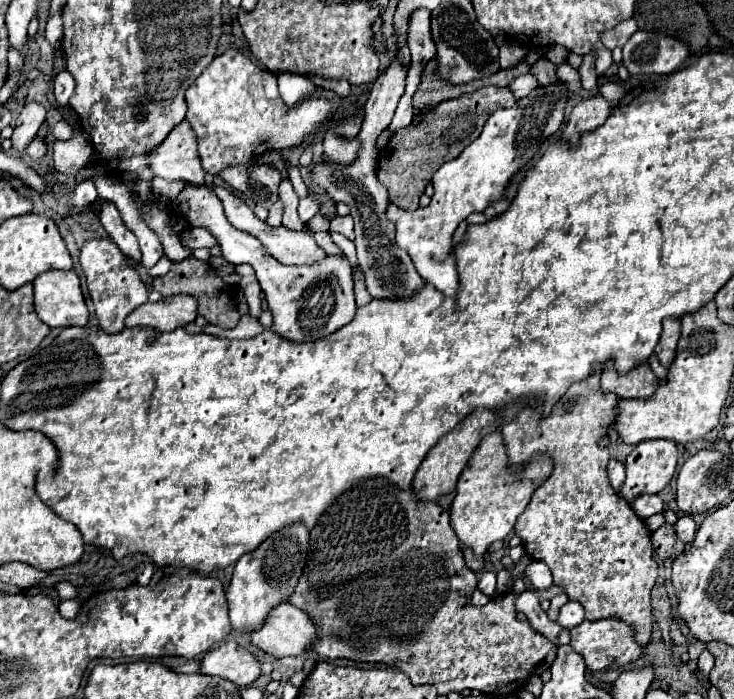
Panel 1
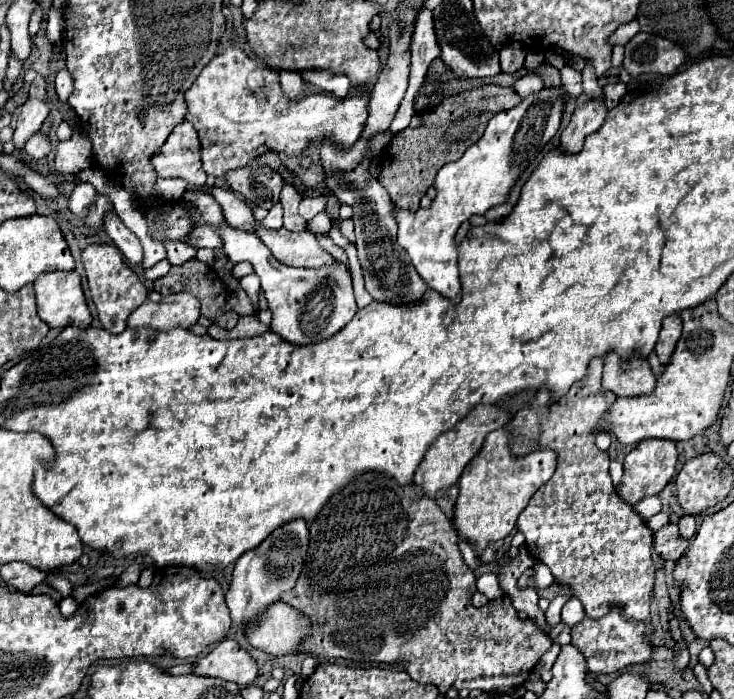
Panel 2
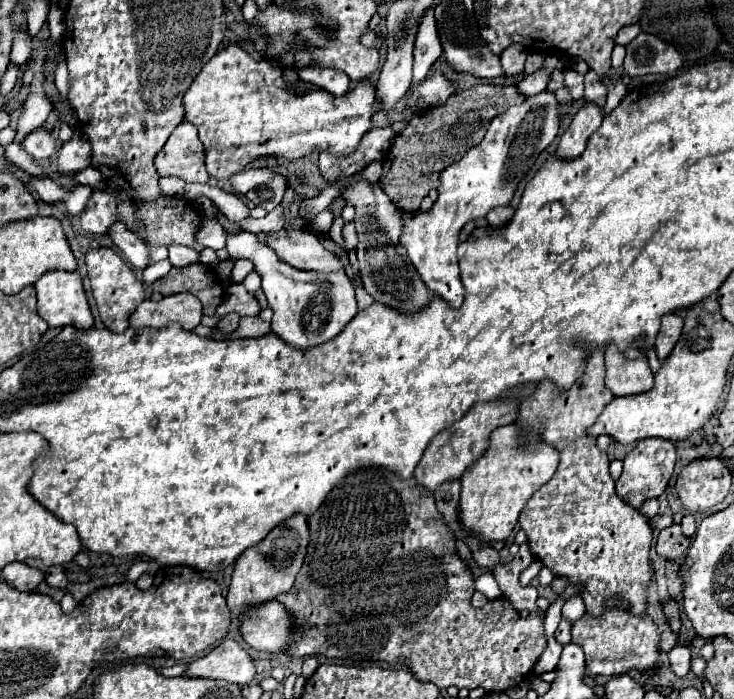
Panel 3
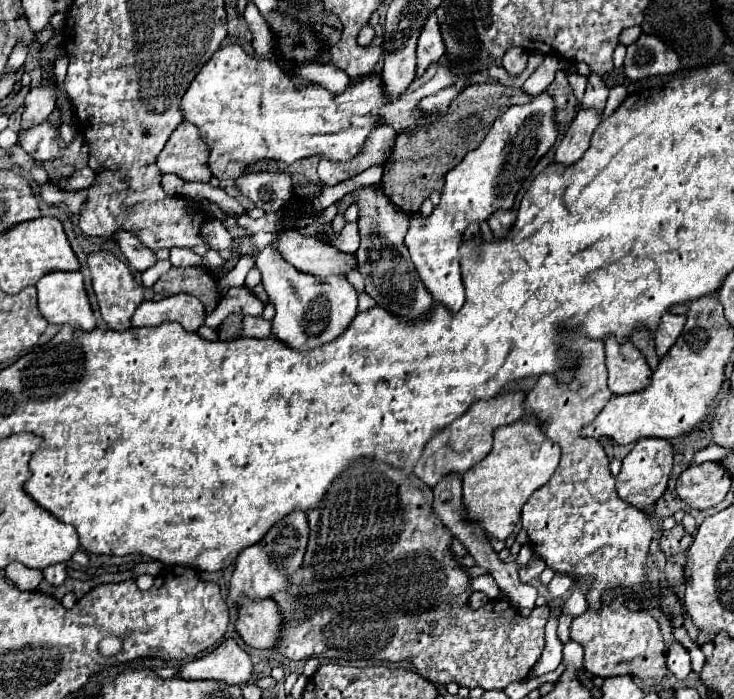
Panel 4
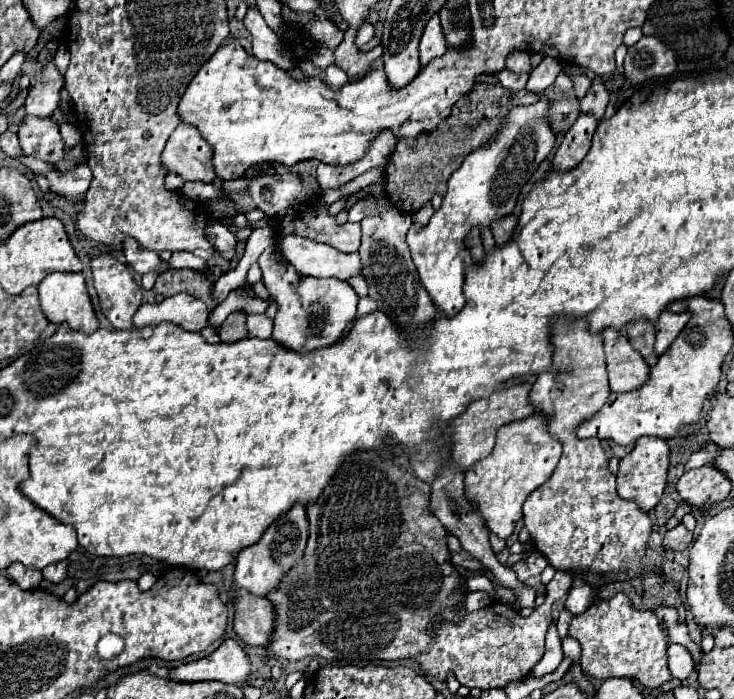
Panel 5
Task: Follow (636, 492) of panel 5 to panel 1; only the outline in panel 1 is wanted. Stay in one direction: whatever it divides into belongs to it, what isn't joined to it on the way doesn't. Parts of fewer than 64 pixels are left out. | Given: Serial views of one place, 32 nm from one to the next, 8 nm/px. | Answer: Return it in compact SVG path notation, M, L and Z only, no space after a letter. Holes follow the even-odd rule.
M644 440L626 458L626 482L622 498L632 500L640 494L658 494L674 476L678 448L672 440Z

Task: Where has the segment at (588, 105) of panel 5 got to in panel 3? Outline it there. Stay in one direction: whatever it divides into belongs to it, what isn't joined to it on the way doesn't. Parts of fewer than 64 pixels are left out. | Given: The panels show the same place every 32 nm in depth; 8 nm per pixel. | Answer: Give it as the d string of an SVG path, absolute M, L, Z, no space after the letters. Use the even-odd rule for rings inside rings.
M588 68L588 72L584 74L584 98L586 102L598 106L604 106L606 102L606 86L602 86L600 78L592 68Z

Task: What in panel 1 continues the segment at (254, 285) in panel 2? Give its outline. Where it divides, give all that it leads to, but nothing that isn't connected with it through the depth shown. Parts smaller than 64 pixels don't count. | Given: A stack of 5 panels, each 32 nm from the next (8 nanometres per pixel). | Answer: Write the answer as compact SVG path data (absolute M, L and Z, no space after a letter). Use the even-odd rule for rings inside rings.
M244 276L244 278L240 280L240 288L242 288L244 296L246 296L248 316L258 318L260 312L262 312L262 306L260 306L260 286L258 286L256 276Z

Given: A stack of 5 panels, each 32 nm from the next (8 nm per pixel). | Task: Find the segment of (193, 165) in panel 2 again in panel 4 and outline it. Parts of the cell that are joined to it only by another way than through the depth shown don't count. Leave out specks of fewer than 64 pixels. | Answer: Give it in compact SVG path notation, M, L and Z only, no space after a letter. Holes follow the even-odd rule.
M182 122L172 132L170 140L166 142L164 150L160 152L160 156L158 156L158 170L162 174L176 174L176 176L180 176L186 182L210 182L212 174L208 170L206 160L208 160L208 148L206 148L206 144L200 138L198 128L194 124L190 124L190 122Z

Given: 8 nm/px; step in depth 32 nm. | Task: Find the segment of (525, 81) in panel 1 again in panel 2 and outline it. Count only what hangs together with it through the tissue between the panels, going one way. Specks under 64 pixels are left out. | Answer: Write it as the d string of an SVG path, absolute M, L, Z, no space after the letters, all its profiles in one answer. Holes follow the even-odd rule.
M530 72L530 74L526 74L526 76L522 76L522 78L518 78L518 80L514 82L514 90L516 90L518 96L526 98L526 96L542 90L542 80L540 80L536 74Z

